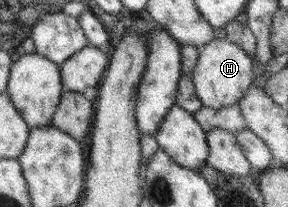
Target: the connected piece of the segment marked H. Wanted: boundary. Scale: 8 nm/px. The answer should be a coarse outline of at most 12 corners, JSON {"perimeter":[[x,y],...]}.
{"perimeter":[[211,39],[190,78],[203,107],[236,104],[256,80],[254,60]]}

